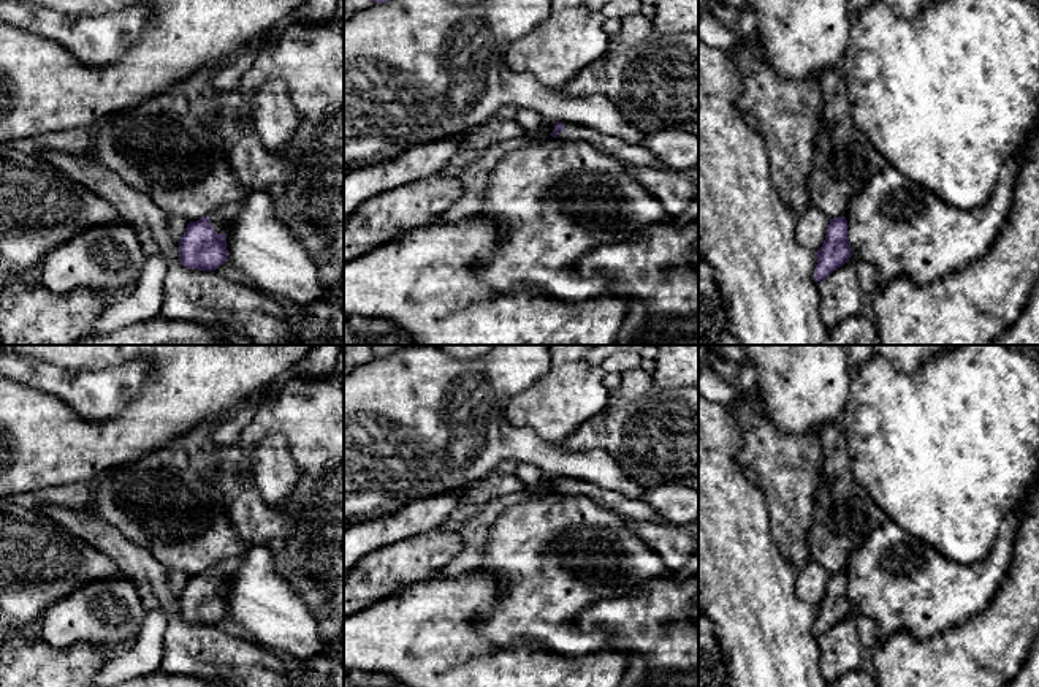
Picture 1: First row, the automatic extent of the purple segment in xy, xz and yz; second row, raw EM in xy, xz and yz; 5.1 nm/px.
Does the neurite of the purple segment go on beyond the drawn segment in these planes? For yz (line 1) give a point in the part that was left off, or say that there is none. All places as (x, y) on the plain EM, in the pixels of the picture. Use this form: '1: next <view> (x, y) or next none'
1: next none

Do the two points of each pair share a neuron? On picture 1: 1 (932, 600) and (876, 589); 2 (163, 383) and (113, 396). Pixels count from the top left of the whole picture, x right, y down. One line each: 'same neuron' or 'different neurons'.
1: same neuron
2: different neurons

